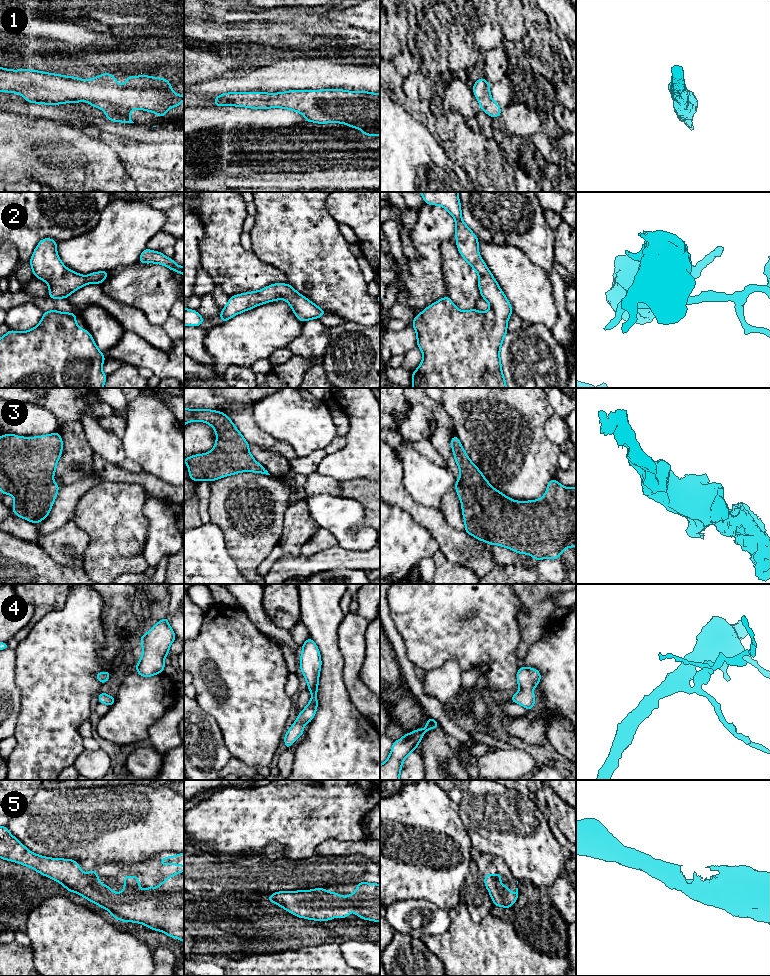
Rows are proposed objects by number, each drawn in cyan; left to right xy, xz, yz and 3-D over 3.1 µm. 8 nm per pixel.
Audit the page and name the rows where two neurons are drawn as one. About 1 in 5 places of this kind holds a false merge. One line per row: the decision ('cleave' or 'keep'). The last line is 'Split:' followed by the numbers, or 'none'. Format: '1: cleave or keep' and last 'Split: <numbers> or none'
1: keep
2: keep
3: keep
4: keep
5: keep
Split: none

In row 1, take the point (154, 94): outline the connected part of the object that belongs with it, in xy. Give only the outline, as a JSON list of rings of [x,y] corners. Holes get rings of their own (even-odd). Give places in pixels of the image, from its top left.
[[[0,67],[0,91],[18,93],[29,103],[57,105],[63,103],[77,103],[85,101],[90,105],[103,109],[110,121],[134,123],[130,113],[133,109],[150,111],[161,117],[167,114],[167,110],[178,107],[184,101],[184,95],[177,95],[171,88],[167,79],[138,75],[134,78],[128,75],[124,85],[117,83],[117,78],[111,73],[102,73],[90,80],[63,76],[37,70],[10,70]]]

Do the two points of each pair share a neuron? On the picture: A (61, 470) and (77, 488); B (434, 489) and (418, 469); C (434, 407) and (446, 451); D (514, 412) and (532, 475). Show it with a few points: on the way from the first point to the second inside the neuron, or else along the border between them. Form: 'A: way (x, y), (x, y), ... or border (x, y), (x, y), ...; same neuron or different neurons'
A: border (89, 472), (78, 480), (63, 485); different neurons
B: way (429, 484), (419, 474); same neuron
C: way (443, 418), (443, 440); same neuron
D: way (514, 428), (514, 455), (517, 459); same neuron

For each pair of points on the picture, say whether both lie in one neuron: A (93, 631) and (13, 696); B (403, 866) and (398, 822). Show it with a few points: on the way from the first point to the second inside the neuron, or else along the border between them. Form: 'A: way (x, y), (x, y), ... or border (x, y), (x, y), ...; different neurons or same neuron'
A: border (14, 668), (14, 682), (20, 694), (19, 714); different neurons
B: way (403, 855), (403, 850), (398, 845), (398, 833); same neuron

